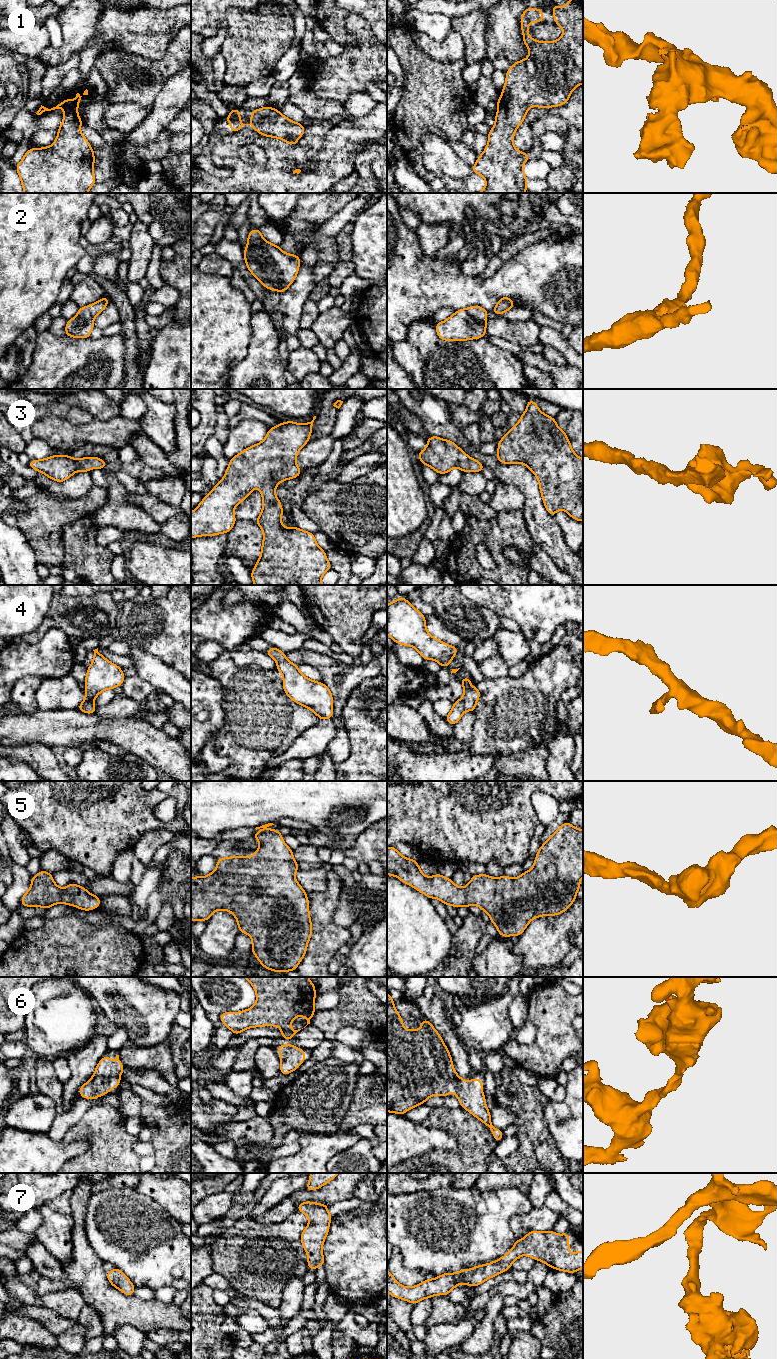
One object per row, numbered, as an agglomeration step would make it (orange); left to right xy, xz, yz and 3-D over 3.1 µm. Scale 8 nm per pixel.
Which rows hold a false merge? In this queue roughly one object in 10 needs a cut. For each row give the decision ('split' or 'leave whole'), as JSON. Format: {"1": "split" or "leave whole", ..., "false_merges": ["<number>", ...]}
{"1": "leave whole", "2": "leave whole", "3": "leave whole", "4": "leave whole", "5": "leave whole", "6": "leave whole", "7": "leave whole", "false_merges": []}

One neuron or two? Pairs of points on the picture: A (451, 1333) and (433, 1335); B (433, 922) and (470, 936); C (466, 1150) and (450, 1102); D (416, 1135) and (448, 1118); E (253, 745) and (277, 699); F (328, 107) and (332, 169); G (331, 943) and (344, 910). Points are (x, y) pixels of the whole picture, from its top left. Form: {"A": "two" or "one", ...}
{"A": "one", "B": "two", "C": "two", "D": "two", "E": "one", "F": "two", "G": "two"}

